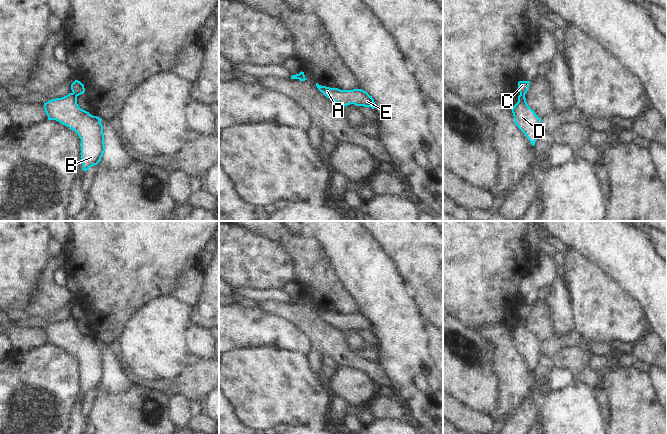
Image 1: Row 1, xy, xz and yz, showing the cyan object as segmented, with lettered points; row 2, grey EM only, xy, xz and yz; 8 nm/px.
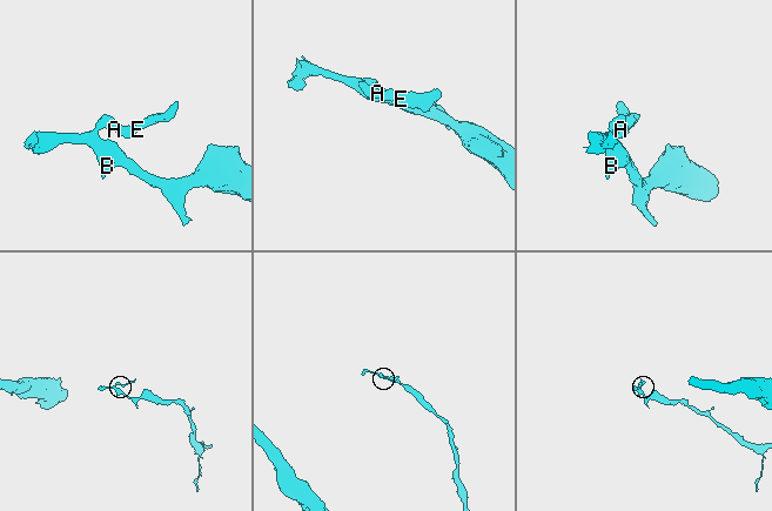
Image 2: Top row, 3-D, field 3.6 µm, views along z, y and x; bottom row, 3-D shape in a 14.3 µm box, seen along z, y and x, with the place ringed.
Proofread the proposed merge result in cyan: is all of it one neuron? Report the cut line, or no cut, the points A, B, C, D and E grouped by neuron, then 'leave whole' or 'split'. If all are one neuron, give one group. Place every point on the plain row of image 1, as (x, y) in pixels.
cut in xy along (72, 317), (77, 319); A C E / B D; split

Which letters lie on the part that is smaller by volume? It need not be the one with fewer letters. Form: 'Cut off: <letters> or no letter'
Cut off: A, C, E

